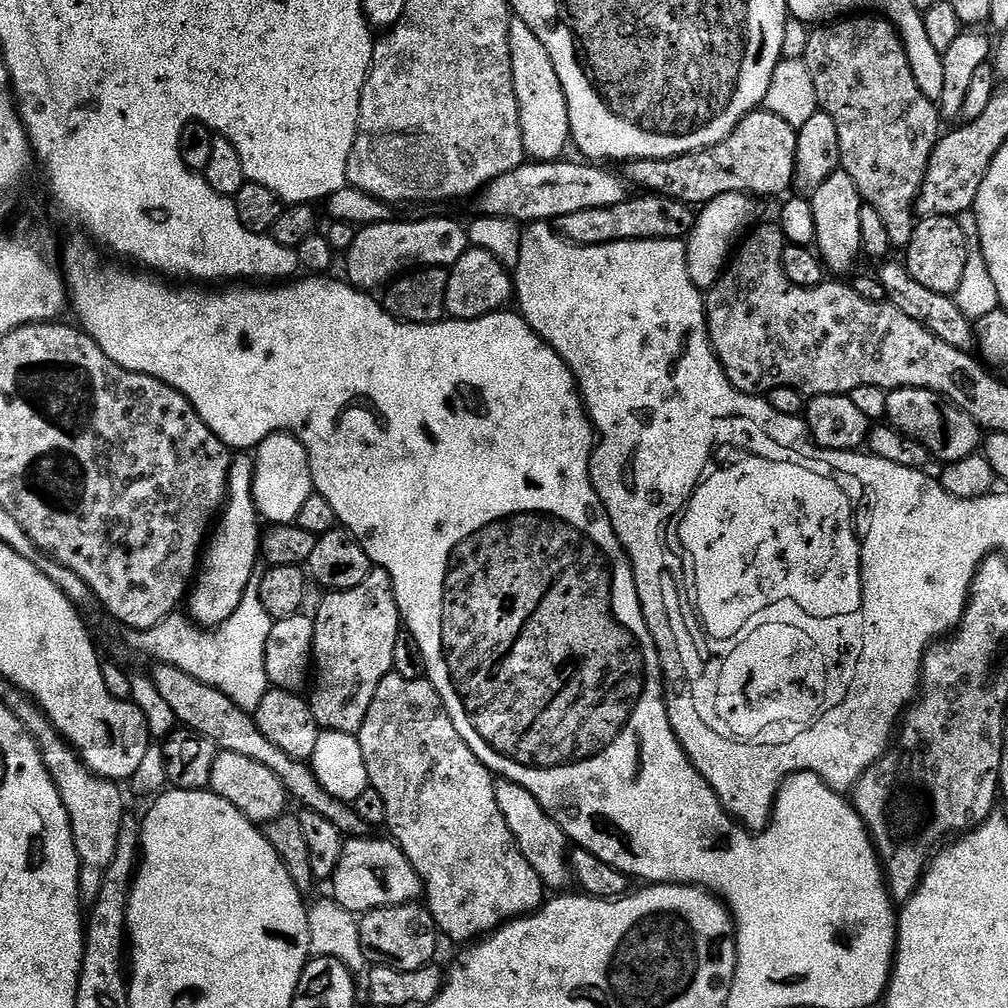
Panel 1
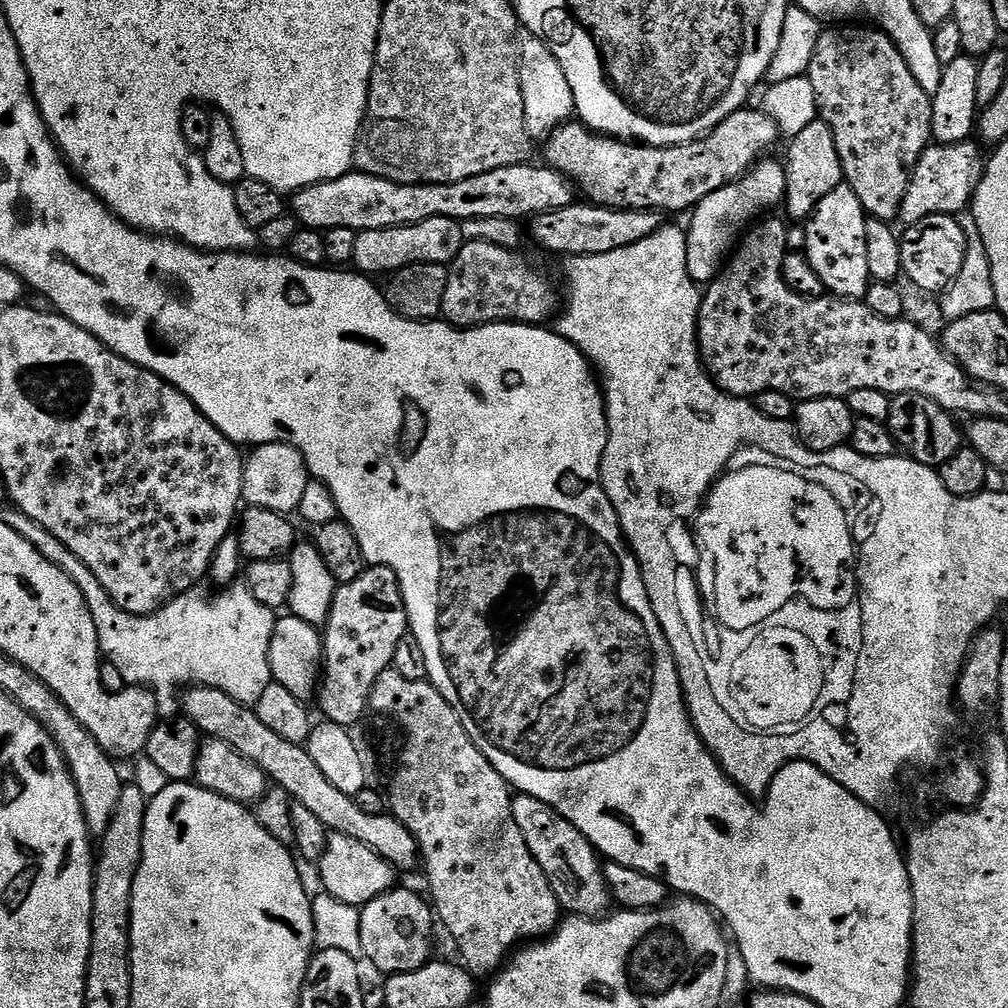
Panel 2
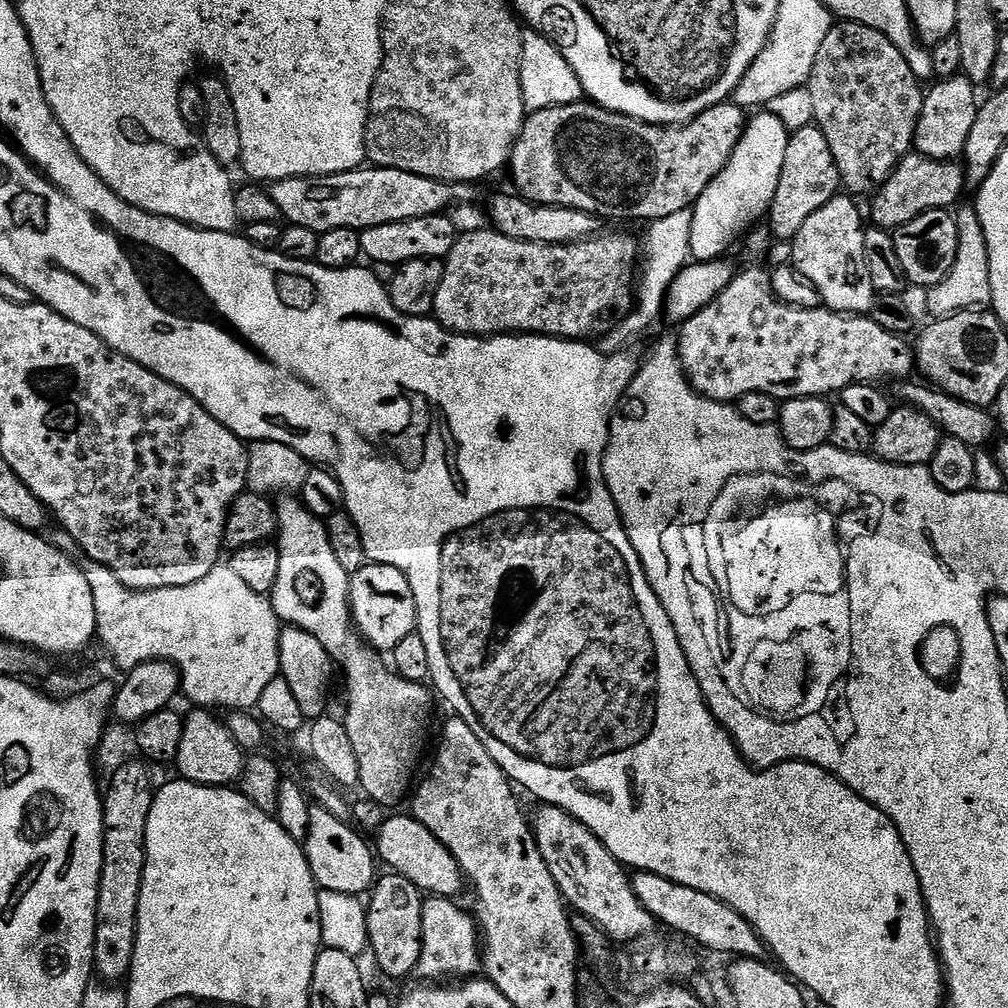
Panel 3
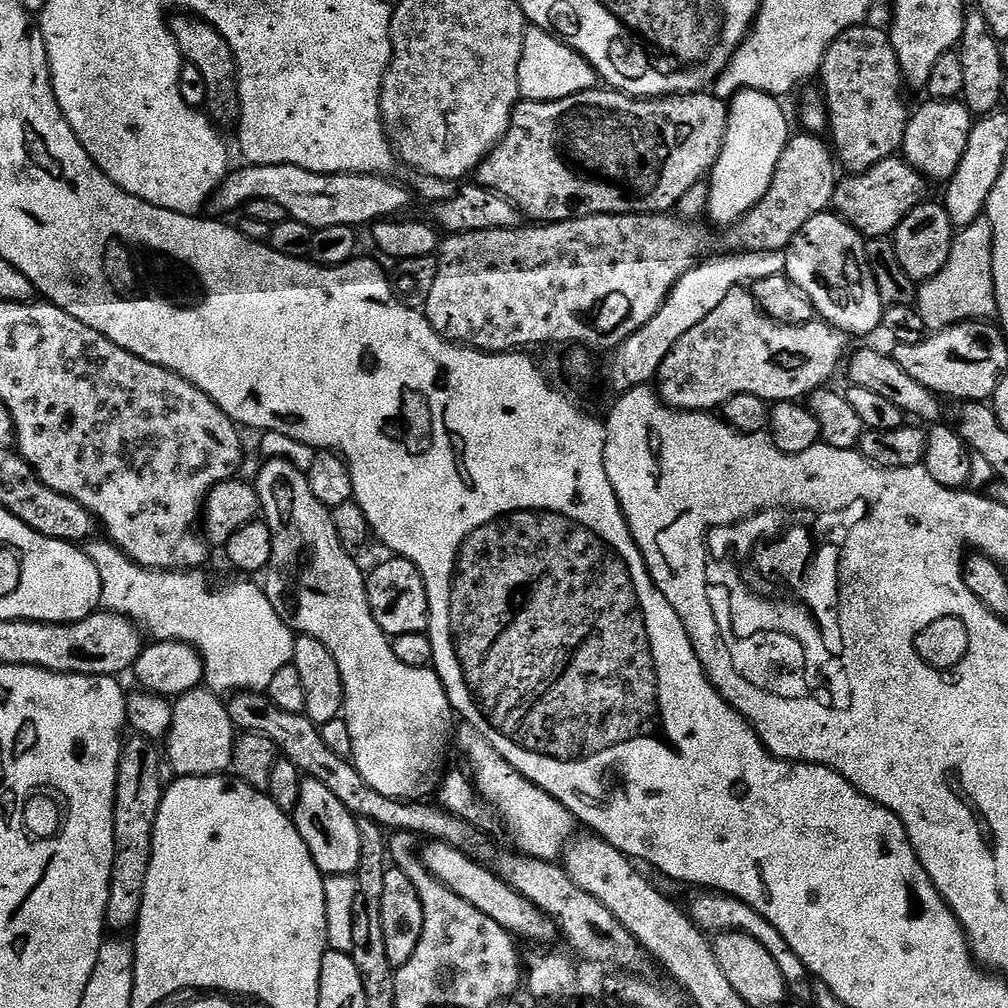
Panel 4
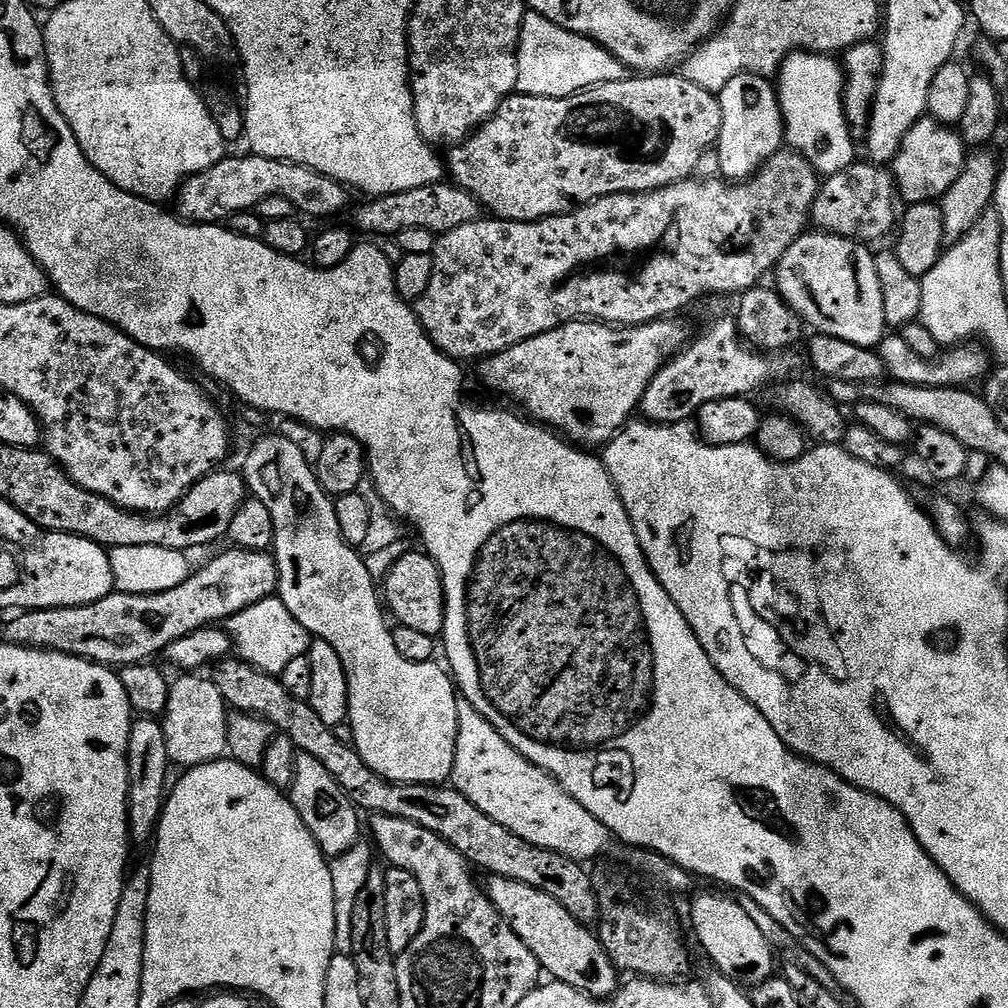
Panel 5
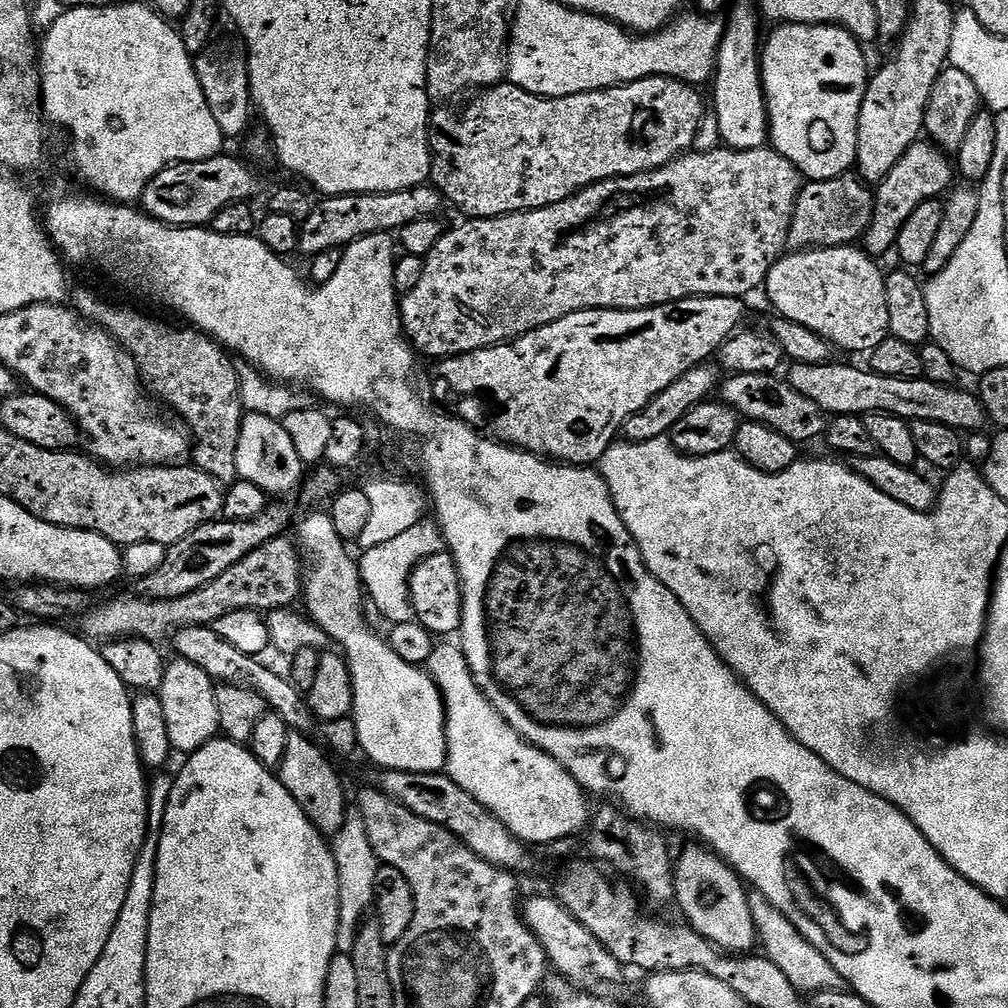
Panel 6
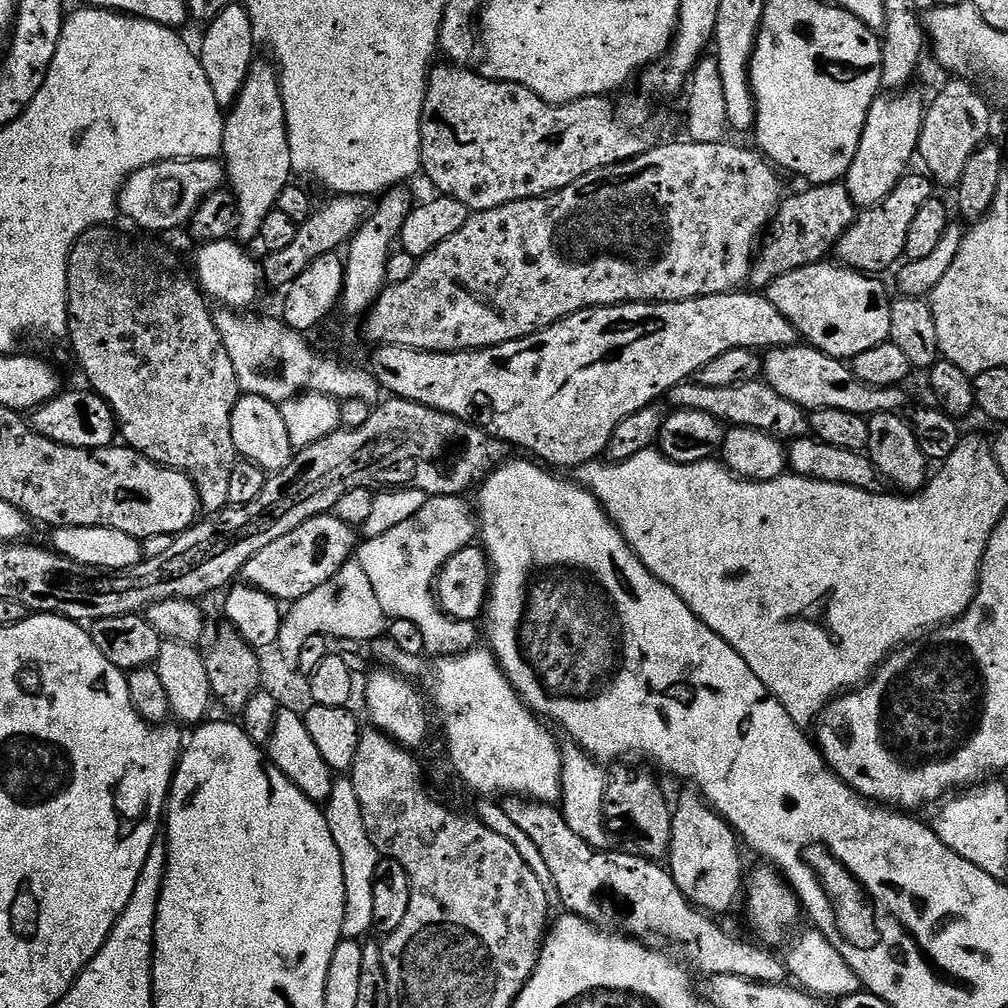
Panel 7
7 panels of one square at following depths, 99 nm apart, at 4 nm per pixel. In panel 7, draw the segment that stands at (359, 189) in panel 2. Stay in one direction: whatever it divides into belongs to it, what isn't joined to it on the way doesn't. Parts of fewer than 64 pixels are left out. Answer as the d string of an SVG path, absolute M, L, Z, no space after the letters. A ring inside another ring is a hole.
M219 159L163 160L130 174L120 191L118 212L148 232L168 232L183 224L185 227L200 203L221 191L225 184L226 169Z

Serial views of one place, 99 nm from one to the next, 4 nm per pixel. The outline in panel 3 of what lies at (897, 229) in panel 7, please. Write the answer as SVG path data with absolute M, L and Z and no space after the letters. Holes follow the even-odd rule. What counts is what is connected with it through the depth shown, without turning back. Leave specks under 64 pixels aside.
M963 74L952 76L948 80L933 83L924 93L924 105L922 114L918 118L918 130L916 131L915 151L921 152L926 158L935 160L954 160L959 161L966 150L966 142L970 139L970 129L974 127L974 118L978 118L980 104L976 100L977 85L966 79Z

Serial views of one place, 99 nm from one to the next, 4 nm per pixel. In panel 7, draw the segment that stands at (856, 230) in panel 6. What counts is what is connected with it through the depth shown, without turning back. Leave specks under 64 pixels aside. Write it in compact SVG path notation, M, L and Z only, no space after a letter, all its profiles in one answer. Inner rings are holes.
M842 182L817 184L805 189L805 192L800 192L789 200L788 197L781 199L779 209L768 224L766 235L752 261L750 284L753 289L767 289L769 284L782 278L782 274L790 274L799 268L827 261L833 255L844 231L856 221L856 203L852 201L848 187Z

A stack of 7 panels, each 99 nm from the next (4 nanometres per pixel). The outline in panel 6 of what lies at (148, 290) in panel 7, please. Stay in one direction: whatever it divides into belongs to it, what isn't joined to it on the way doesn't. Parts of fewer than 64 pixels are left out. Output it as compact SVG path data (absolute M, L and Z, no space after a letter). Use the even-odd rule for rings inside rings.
M92 292L78 293L74 308L89 324L107 330L132 355L145 389L157 401L160 399L162 403L169 404L181 416L177 417L186 425L194 441L190 456L195 467L210 474L221 486L233 484L238 478L236 474L238 434L242 430L246 411L240 400L238 364L235 364L237 361L229 355L224 345L191 326L175 328L174 325L167 324L164 320L155 320L154 317L147 316L136 308L123 308L120 304L103 304Z

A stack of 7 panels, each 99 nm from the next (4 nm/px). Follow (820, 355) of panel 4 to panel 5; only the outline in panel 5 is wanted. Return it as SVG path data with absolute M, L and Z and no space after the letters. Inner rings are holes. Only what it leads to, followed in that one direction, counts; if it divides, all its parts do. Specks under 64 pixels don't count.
M735 319L716 320L696 341L685 343L684 347L664 362L663 368L654 374L650 386L646 386L646 394L642 394L639 415L649 424L682 424L691 421L706 402L718 402L722 398L734 398L735 396L751 397L751 392L759 393L773 383L774 378L780 372L779 359L765 354L759 350L753 350L740 335Z

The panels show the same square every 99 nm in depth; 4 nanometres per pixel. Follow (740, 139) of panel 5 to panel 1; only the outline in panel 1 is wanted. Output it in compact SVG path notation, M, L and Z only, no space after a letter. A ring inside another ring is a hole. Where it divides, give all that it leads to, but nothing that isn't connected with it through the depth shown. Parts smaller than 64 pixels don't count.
M722 194L696 212L696 224L691 234L686 237L688 269L696 288L707 290L719 282L734 249L743 241L749 229L761 219L760 208L756 204L759 203L755 196Z

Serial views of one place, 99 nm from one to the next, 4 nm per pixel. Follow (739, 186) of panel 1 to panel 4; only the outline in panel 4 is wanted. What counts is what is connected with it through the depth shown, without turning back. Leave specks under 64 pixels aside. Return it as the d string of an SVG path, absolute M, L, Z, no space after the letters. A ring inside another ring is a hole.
M597 86L574 94L570 98L561 100L524 100L517 104L512 112L512 121L506 134L492 149L480 167L474 173L475 183L484 188L502 194L518 210L532 222L557 224L563 220L576 220L579 216L597 216L598 214L646 214L658 212L668 214L679 205L682 194L690 190L699 180L705 179L711 173L712 167L718 162L718 154L722 154L722 146L726 138L728 125L728 105L722 99L711 96L711 91L691 92L689 96L662 96L659 98L641 98L628 96L624 92L617 92L607 86Z

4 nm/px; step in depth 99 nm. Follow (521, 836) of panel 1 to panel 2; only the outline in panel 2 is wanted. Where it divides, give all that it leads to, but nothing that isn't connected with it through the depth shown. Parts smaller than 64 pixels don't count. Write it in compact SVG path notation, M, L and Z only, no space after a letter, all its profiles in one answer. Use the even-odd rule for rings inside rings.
M513 795L512 809L514 822L518 822L518 830L522 830L530 854L534 854L538 866L542 866L542 874L546 874L561 909L574 916L603 917L609 911L610 897L602 860L592 843L573 824L566 822L564 816L558 815L549 804L538 798Z

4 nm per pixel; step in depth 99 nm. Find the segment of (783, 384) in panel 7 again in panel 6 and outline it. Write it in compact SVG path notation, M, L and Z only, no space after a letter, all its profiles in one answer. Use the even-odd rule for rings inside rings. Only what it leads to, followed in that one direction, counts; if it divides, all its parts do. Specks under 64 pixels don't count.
M829 362L826 364L797 364L791 365L792 369L786 373L788 383L798 390L798 394L806 394L806 398L811 398L818 402L818 406L825 414L832 416L859 416L861 418L869 416L871 412L885 412L891 416L897 416L909 422L921 420L922 422L942 422L942 426L950 426L961 434L969 434L975 428L980 428L986 424L986 413L984 405L980 403L979 395L975 391L963 392L960 386L950 384L935 384L923 378L886 378L882 374L869 370L867 367L855 368L852 364L836 364Z

